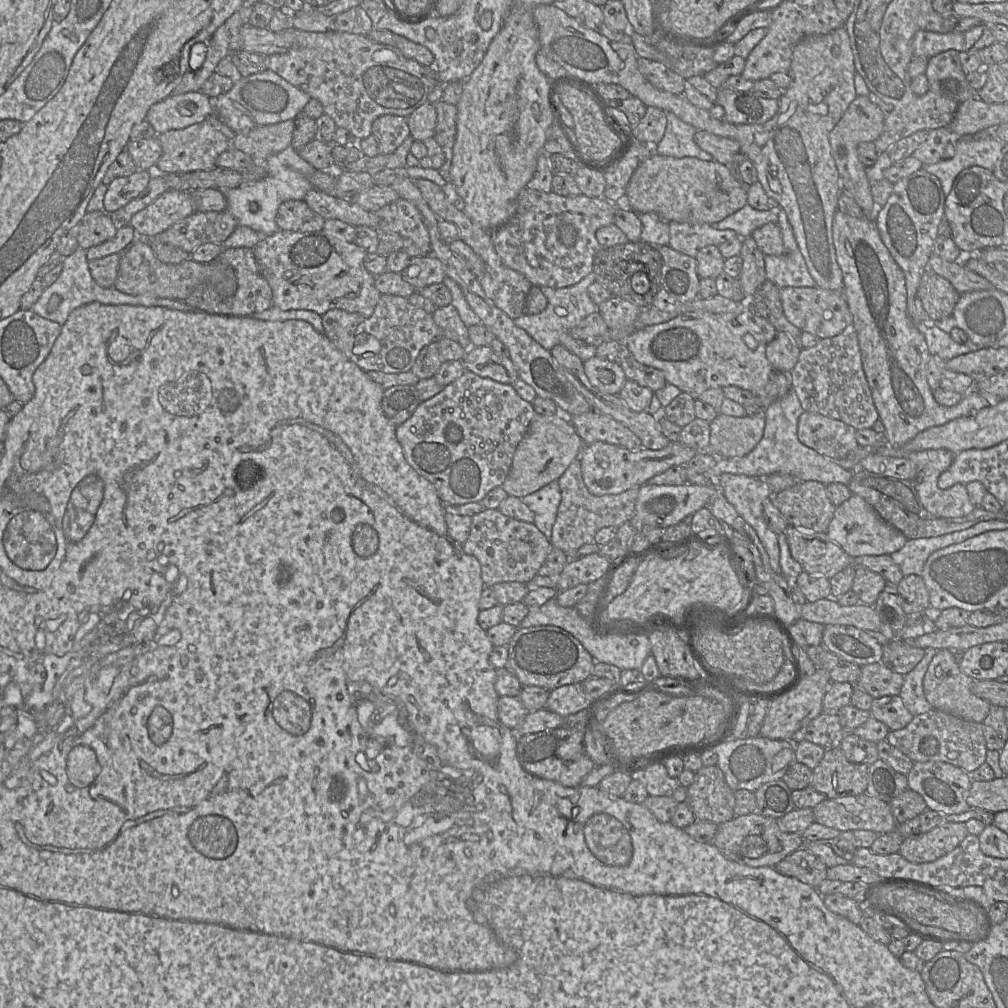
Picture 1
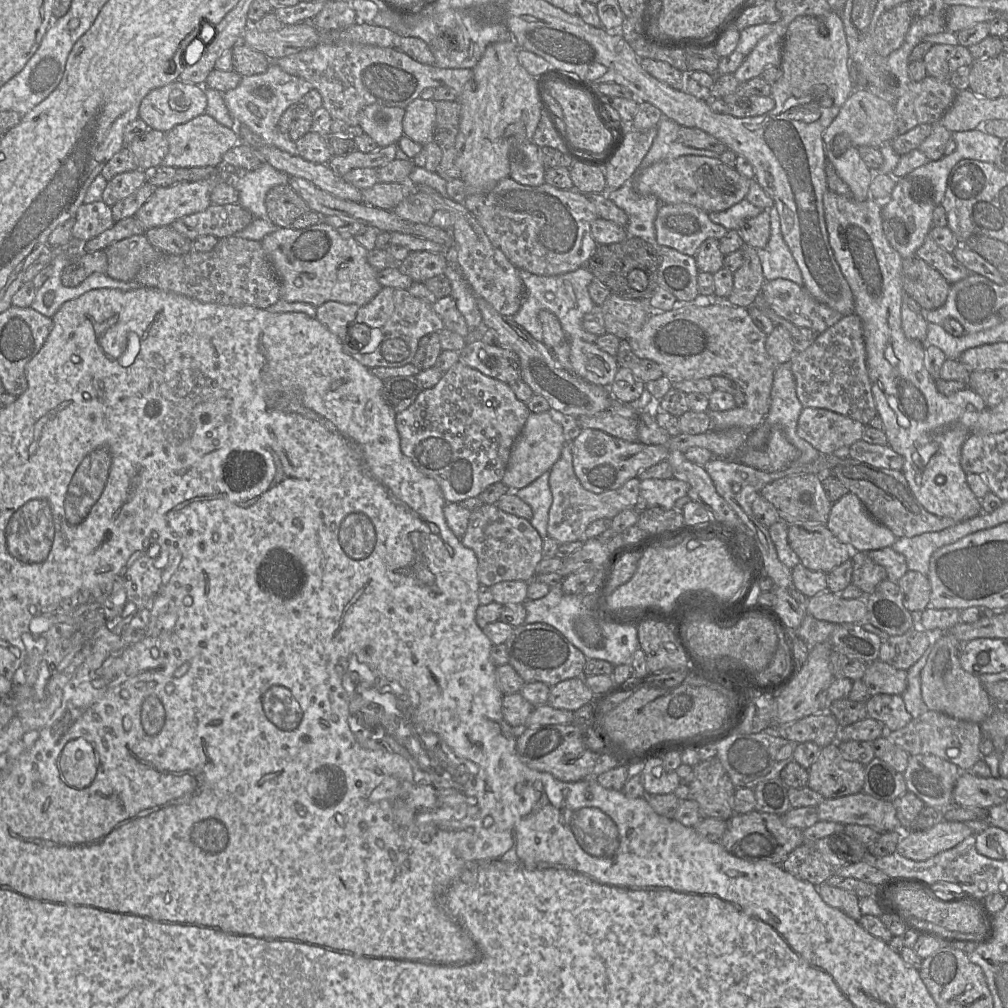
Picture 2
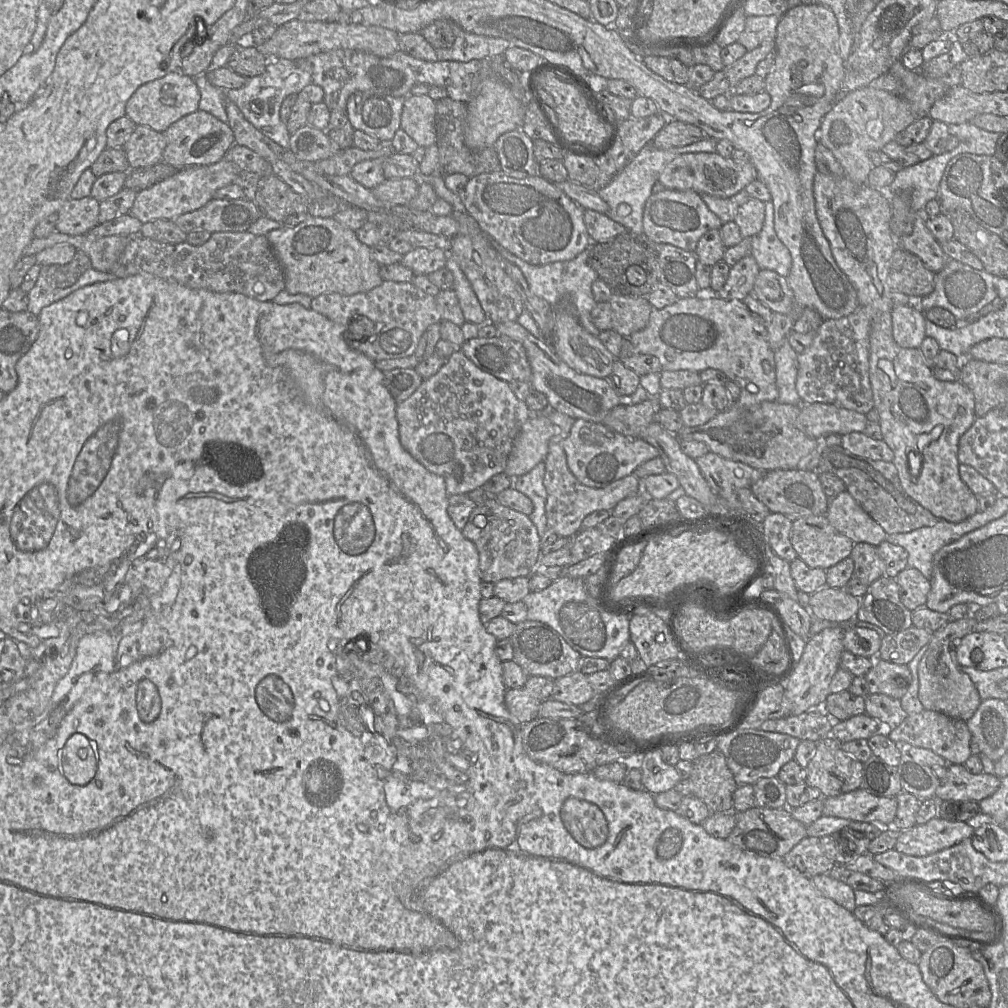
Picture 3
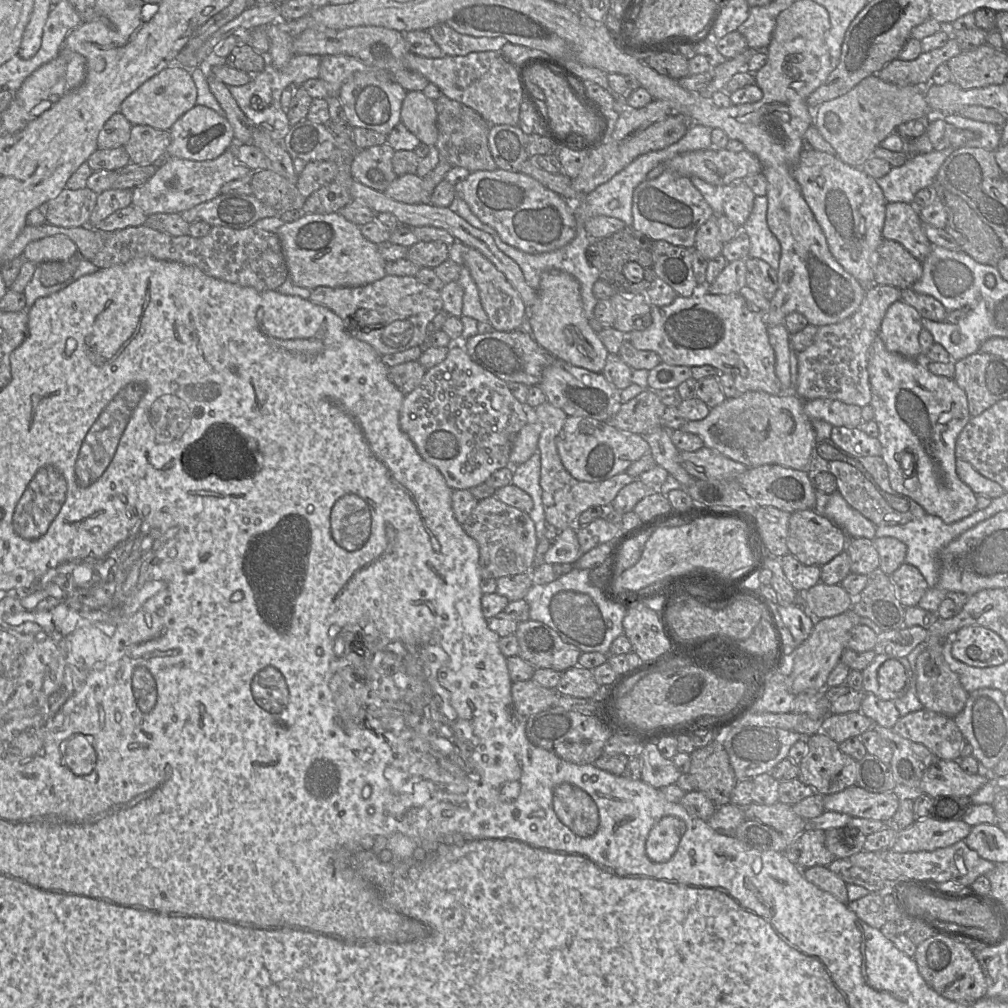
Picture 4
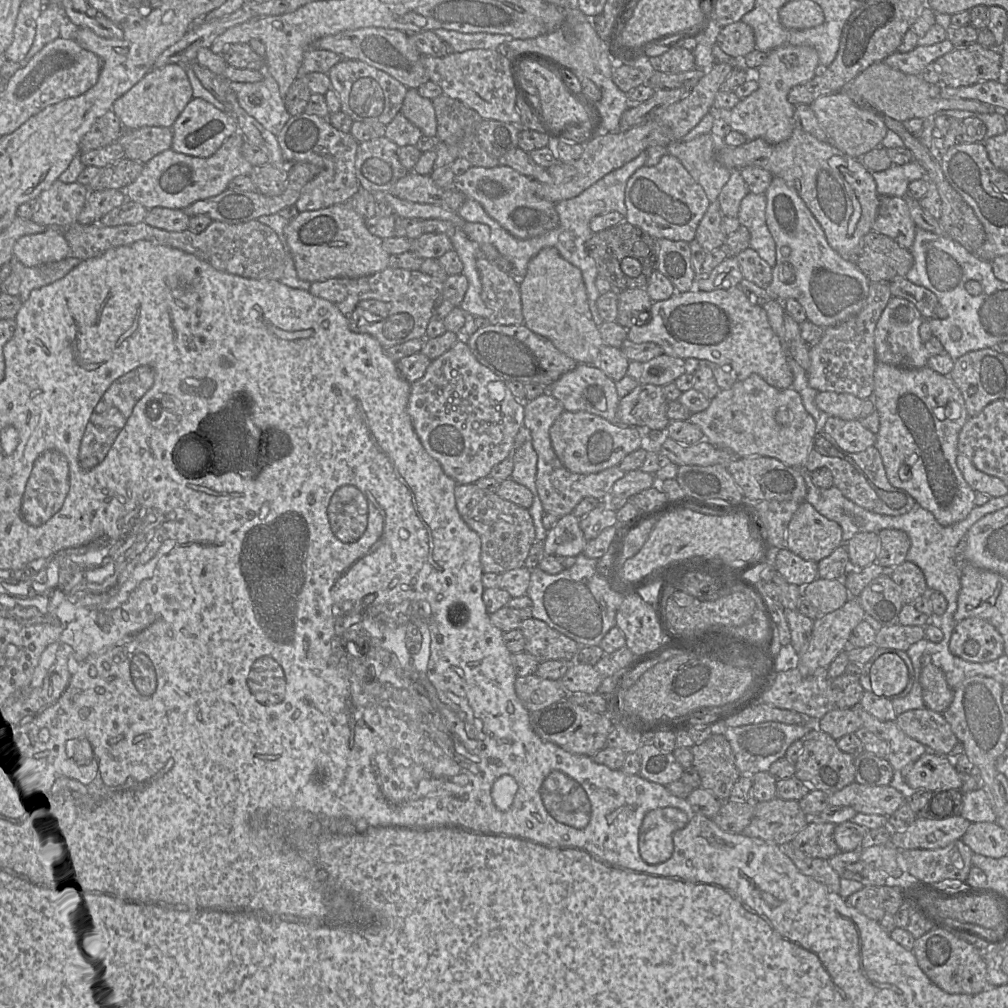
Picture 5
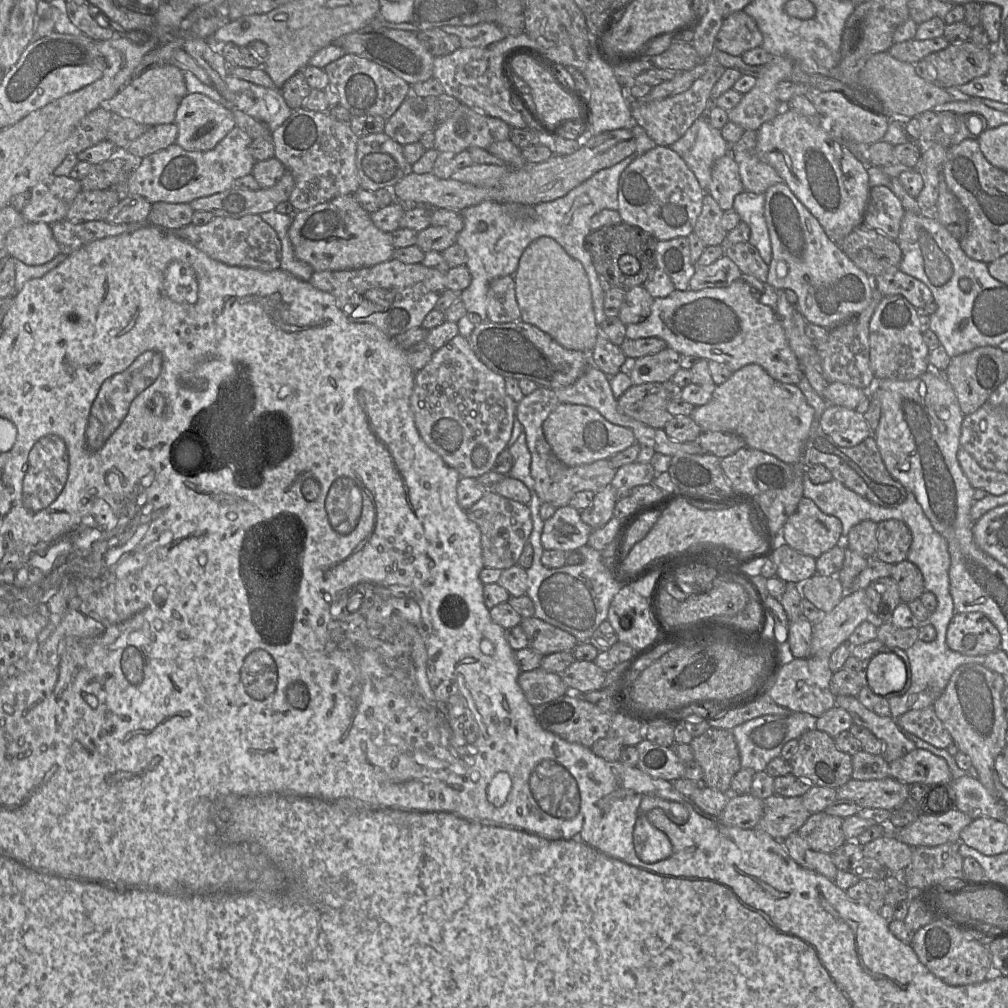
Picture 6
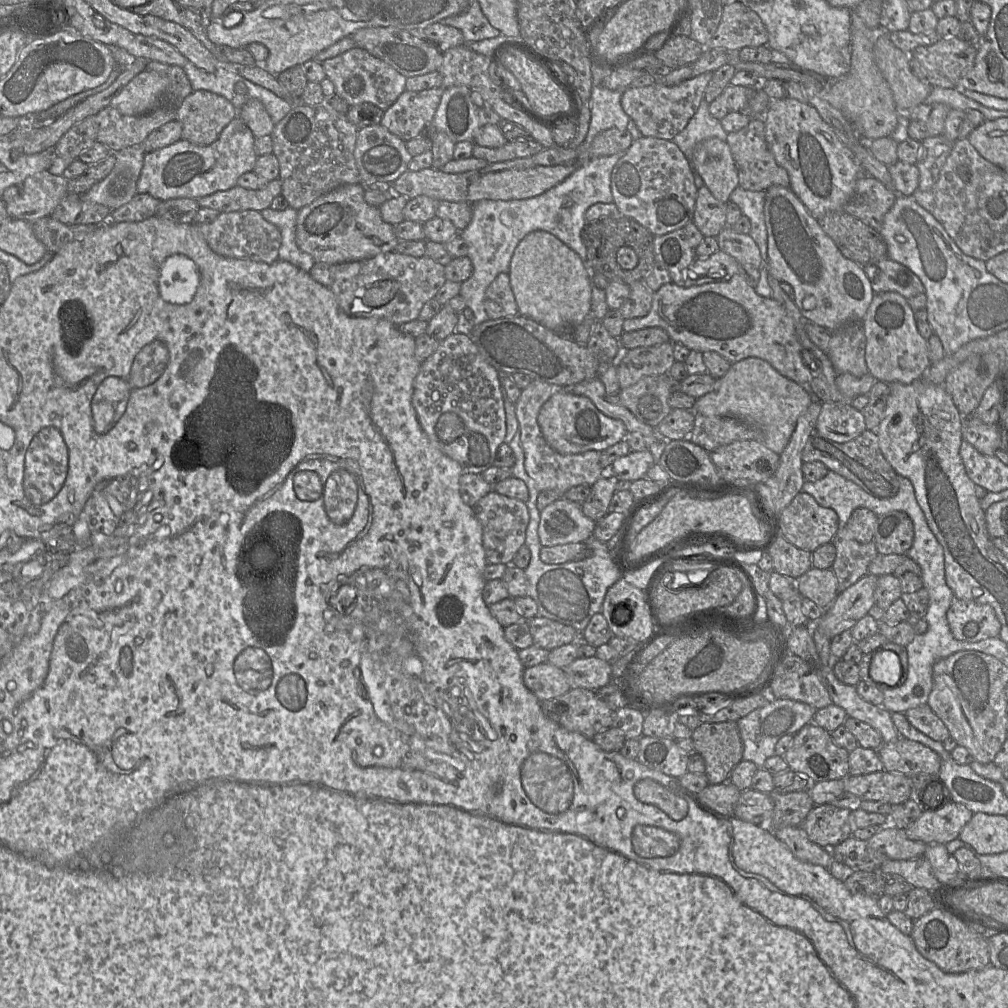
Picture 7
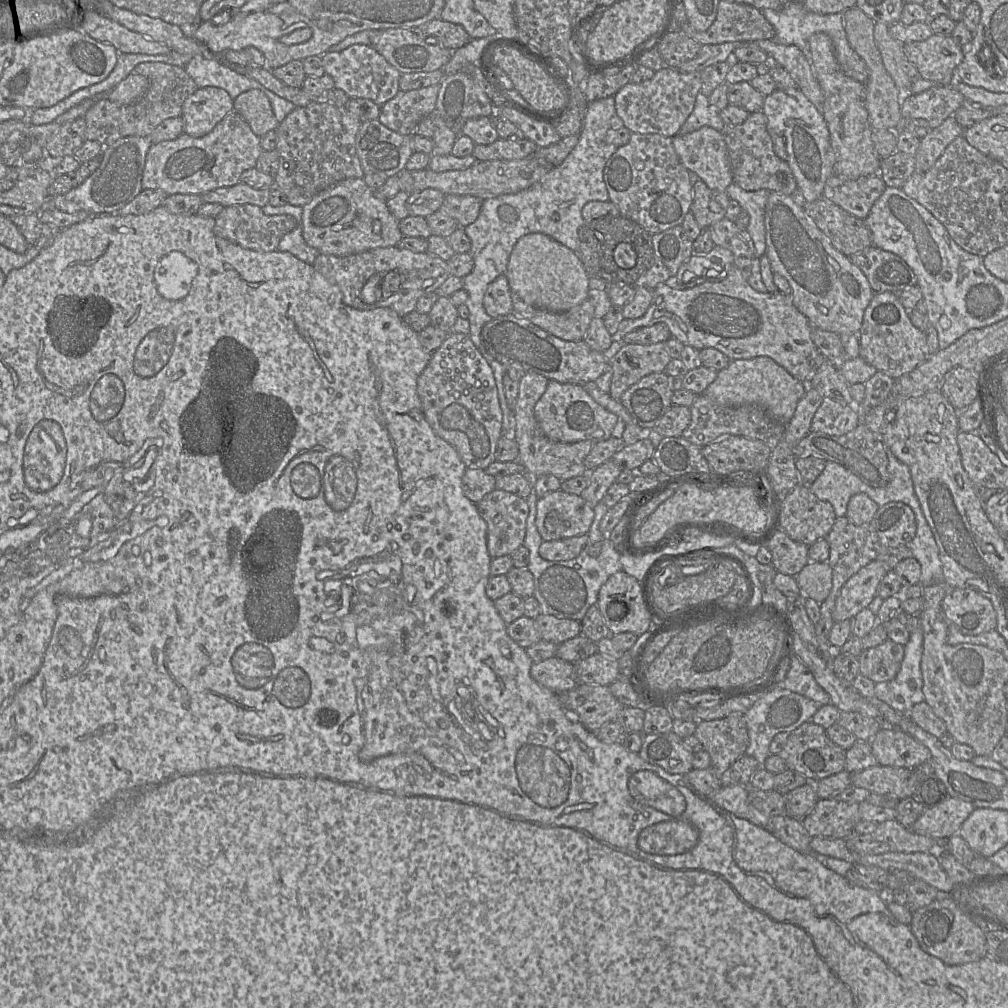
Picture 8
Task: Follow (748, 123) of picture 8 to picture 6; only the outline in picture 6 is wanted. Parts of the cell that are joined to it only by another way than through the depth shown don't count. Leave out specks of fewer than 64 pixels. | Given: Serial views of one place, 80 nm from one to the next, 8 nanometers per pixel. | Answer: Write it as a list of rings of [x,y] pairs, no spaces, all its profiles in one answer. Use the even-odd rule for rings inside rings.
[[[746,130],[736,143],[730,145],[730,152],[738,166],[744,191],[764,194],[770,186],[784,181],[773,167],[758,158],[756,142],[757,132]]]

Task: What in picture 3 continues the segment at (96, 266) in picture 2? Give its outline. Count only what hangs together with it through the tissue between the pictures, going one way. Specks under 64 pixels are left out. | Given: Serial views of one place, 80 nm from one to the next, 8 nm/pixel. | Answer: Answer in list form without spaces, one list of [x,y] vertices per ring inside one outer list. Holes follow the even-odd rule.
[[[77,250],[74,258],[67,264],[46,266],[46,281],[51,288],[67,288],[77,282],[80,276],[92,268],[87,254]]]

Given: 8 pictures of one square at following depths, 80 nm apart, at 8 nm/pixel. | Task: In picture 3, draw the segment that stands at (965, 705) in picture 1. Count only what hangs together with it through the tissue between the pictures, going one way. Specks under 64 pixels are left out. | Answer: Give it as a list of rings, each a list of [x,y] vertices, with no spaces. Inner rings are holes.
[[[992,603],[981,606],[973,618],[951,620],[944,627],[931,633],[929,649],[922,657],[918,666],[919,691],[918,697],[924,709],[943,713],[951,718],[963,721],[969,720],[982,699],[971,678],[961,670],[960,665],[952,658],[950,651],[952,646],[973,631],[979,622],[996,616],[1003,611],[1002,604]]]

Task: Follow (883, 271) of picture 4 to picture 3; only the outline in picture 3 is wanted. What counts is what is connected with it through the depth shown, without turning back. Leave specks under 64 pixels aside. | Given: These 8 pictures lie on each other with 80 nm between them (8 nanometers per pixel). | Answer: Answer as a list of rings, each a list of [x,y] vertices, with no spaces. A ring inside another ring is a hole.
[[[899,245],[890,260],[888,283],[893,291],[909,297],[925,297],[934,290],[935,273],[919,257]]]

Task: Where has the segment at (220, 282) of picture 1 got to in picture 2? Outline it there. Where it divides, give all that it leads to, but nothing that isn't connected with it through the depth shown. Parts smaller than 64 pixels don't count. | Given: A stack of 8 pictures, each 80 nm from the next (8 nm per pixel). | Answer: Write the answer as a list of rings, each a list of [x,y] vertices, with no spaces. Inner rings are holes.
[[[134,235],[104,249],[108,267],[106,274],[120,281],[132,281],[142,266],[156,262],[162,252],[155,249],[145,235]]]

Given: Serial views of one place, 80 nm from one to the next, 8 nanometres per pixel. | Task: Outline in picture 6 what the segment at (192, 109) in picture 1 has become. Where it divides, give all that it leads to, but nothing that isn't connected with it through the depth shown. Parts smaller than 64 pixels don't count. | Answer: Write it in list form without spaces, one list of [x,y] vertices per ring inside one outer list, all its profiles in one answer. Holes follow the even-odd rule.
[[[171,64],[146,70],[122,88],[106,103],[106,108],[124,118],[148,127],[173,123],[182,99],[188,94],[183,71]]]

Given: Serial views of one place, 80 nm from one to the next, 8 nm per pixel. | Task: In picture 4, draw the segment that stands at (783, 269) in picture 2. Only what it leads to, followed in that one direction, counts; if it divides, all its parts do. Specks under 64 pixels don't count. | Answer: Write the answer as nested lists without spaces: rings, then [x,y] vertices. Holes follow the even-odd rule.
[[[756,195],[752,211],[741,230],[744,230],[750,239],[749,257],[761,259],[777,270],[781,246],[768,227],[767,208],[767,197]]]

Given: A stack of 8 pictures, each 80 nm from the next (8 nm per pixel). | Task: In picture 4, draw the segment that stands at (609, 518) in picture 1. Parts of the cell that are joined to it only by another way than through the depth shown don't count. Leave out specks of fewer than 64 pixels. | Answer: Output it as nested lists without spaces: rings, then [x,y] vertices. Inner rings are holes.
[[[548,401],[531,410],[531,420],[541,425],[541,433],[538,439],[541,462],[539,484],[542,489],[545,520],[557,528],[558,531],[576,527],[580,514],[590,507],[609,507],[618,492],[634,480],[625,472],[601,482],[585,482],[575,479],[564,468],[555,443],[556,437],[562,430],[567,417],[563,410],[553,406]]]

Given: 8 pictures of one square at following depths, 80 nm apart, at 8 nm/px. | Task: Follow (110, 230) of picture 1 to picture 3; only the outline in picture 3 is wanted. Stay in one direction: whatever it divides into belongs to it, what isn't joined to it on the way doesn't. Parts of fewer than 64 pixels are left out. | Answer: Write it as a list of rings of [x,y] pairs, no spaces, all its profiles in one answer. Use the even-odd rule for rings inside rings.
[[[91,195],[68,200],[57,213],[56,229],[67,235],[89,233],[99,222],[100,202]]]

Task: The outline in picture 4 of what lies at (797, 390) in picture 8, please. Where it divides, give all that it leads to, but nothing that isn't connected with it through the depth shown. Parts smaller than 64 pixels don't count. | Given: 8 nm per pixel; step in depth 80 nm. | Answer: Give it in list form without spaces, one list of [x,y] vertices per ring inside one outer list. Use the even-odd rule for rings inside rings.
[[[748,391],[734,398],[726,398],[711,408],[704,419],[687,421],[681,430],[698,435],[704,446],[747,468],[776,464],[805,470],[817,438],[812,420],[804,412],[804,401],[796,393],[784,391],[783,395]]]

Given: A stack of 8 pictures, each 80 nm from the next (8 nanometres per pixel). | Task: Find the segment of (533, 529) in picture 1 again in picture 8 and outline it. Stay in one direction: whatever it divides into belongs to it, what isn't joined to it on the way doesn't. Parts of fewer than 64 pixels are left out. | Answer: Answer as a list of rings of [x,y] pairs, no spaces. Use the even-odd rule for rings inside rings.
[[[494,489],[476,505],[486,524],[490,558],[511,556],[524,543],[529,514],[527,500],[513,493]]]

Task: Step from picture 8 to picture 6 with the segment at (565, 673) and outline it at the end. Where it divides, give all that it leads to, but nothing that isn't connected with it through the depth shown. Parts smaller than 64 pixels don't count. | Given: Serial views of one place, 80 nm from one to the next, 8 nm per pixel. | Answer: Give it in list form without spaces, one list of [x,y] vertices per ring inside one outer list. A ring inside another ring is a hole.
[[[540,667],[521,672],[518,676],[518,684],[525,698],[533,707],[553,701],[571,692],[560,674],[547,672]]]

